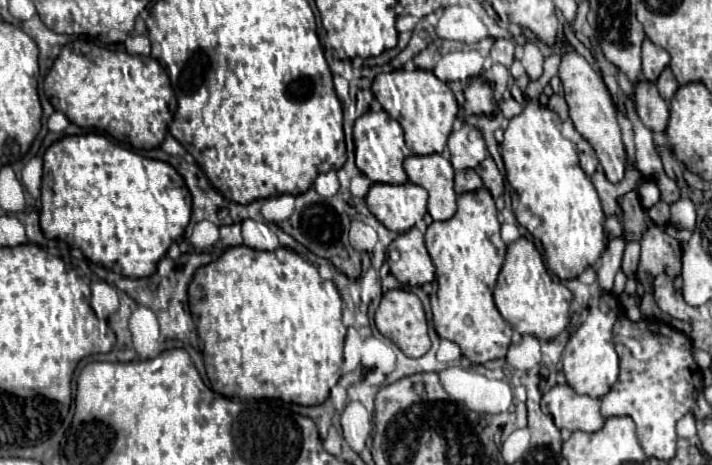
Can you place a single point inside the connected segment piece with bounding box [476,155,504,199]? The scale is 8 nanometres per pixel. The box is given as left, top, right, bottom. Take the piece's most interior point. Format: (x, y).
(493, 181)

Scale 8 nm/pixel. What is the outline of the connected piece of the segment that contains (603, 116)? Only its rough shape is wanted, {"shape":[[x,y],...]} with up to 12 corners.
{"shape":[[576,51],[558,77],[576,131],[612,183],[626,151],[602,77]]}

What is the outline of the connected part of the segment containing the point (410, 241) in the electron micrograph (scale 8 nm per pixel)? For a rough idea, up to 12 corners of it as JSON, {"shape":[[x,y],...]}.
{"shape":[[417,227],[398,235],[390,273],[414,287],[434,281],[434,265]]}

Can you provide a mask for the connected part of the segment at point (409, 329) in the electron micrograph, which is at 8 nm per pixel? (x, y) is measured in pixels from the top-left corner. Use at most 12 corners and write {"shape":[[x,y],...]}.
{"shape":[[386,291],[374,321],[408,357],[430,349],[414,293]]}

